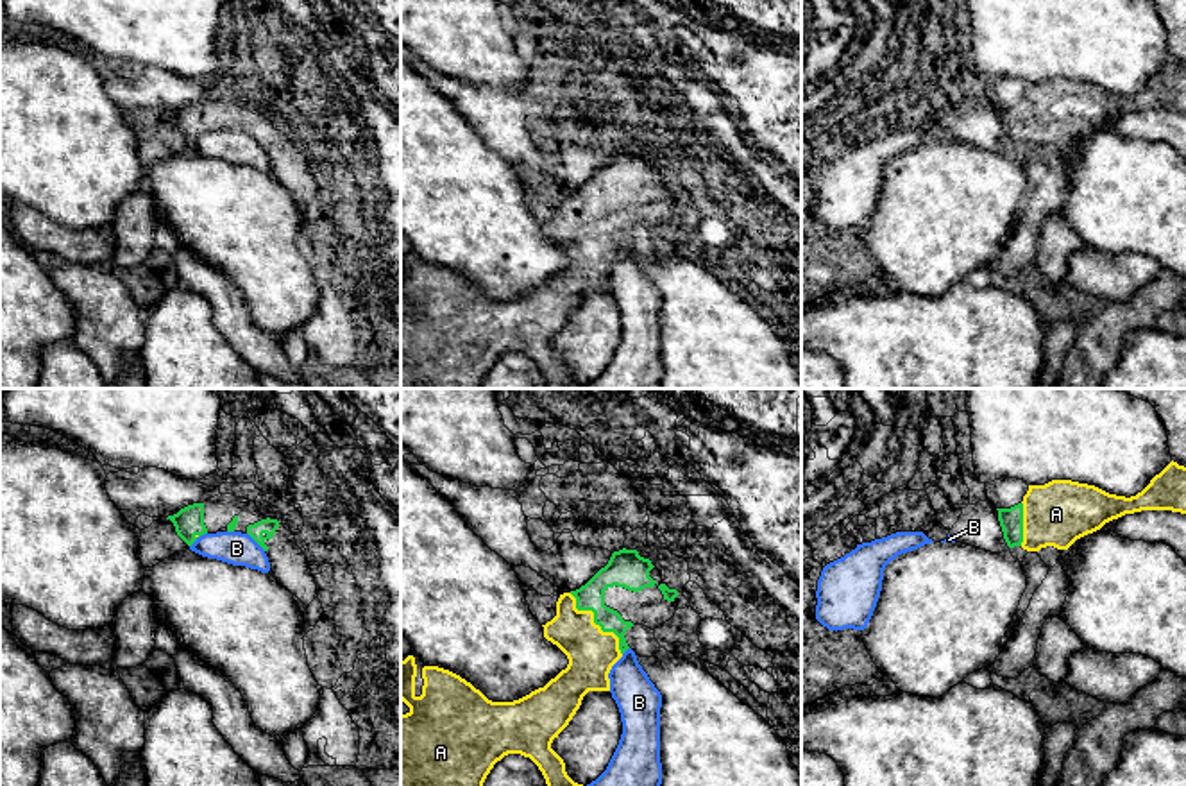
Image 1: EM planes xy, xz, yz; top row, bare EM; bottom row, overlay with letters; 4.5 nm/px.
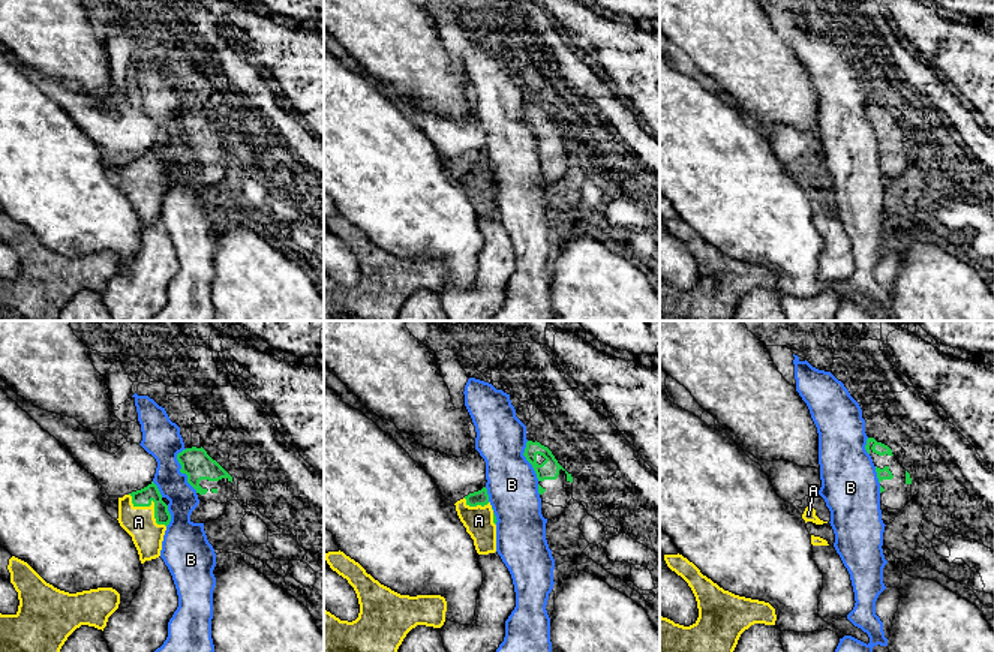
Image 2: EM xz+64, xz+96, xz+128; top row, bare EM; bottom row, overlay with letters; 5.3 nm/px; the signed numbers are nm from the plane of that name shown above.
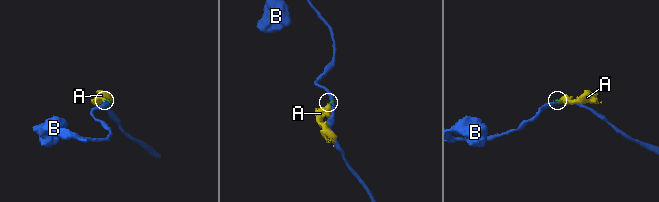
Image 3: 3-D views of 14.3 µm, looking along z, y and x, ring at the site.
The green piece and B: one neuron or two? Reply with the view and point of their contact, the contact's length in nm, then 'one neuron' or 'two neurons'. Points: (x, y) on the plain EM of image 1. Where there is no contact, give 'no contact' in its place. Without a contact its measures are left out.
meets green in xy at (195, 138); contact 100 nm long; two neurons

